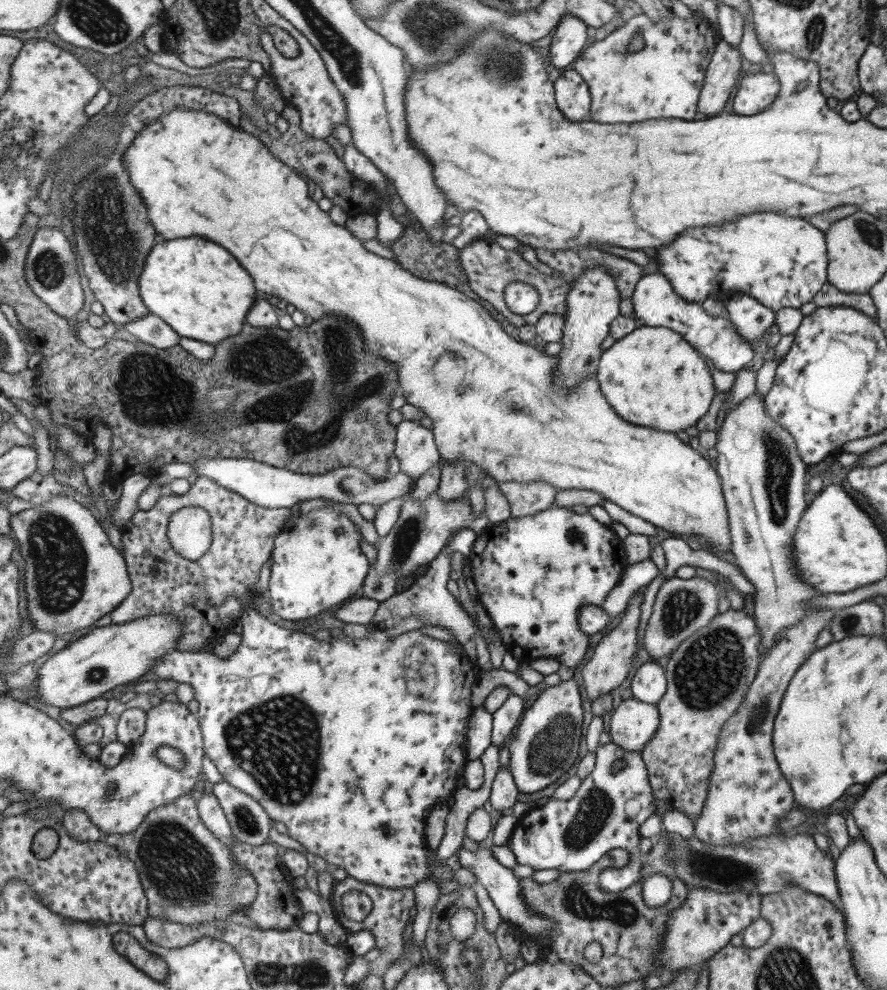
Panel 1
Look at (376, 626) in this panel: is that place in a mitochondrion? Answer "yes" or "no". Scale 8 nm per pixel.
no

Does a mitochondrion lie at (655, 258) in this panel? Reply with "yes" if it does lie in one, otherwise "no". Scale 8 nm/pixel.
no

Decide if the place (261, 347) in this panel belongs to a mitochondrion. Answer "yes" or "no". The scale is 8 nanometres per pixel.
yes

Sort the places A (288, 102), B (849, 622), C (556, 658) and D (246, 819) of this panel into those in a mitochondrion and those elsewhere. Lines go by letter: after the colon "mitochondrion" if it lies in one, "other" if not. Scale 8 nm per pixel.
A: other
B: mitochondrion
C: other
D: mitochondrion

